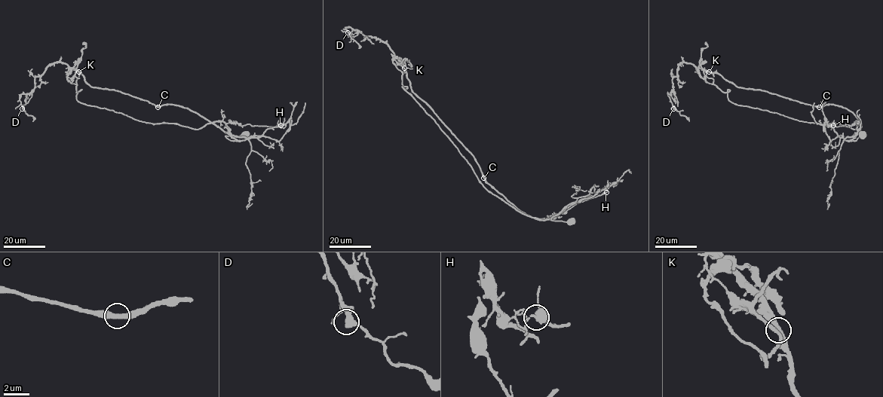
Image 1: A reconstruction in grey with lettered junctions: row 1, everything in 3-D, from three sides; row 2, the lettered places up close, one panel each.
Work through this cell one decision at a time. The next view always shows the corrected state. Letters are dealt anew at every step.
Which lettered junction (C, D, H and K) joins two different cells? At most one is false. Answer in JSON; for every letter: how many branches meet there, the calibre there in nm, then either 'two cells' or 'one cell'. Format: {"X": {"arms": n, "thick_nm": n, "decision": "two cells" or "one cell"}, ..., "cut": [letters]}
{"C": {"arms": 2, "thick_nm": 400, "decision": "one cell"}, "D": {"arms": 2, "thick_nm": 420, "decision": "one cell"}, "H": {"arms": 2, "thick_nm": 400, "decision": "two cells"}, "K": {"arms": 2, "thick_nm": 360, "decision": "one cell"}, "cut": ["H"]}

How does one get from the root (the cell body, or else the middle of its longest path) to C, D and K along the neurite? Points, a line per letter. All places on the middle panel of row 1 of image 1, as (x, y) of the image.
C: (570, 222), (551, 219), (562, 211), (546, 219), (535, 219), (525, 214), (483, 178)
D: (570, 222), (551, 219), (562, 211), (538, 219), (515, 208), (412, 90), (391, 49), (357, 29), (347, 32)
K: (570, 222), (551, 219), (562, 211), (535, 219), (495, 190), (473, 156), (412, 90), (404, 68)

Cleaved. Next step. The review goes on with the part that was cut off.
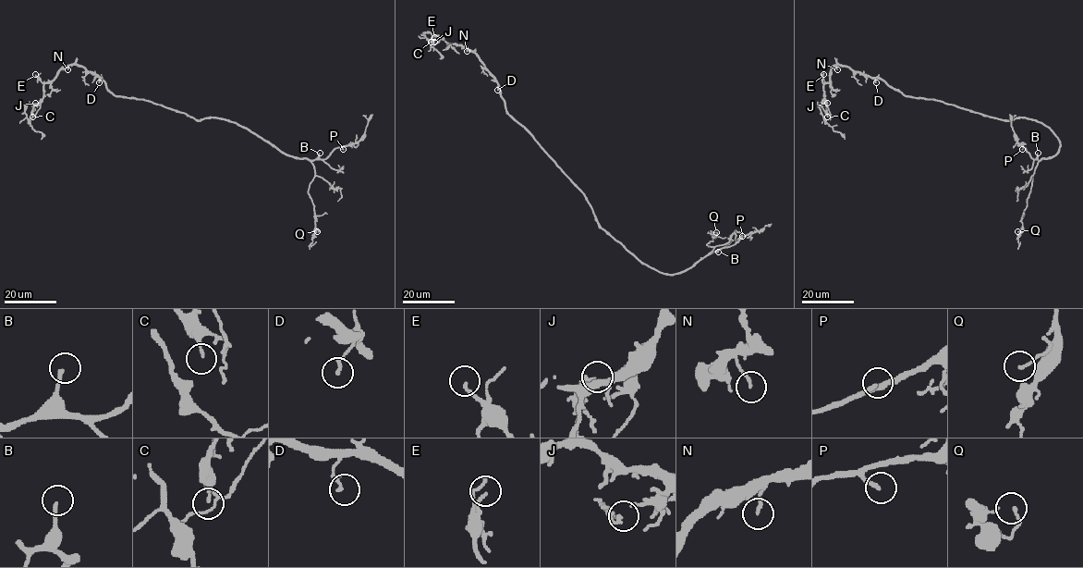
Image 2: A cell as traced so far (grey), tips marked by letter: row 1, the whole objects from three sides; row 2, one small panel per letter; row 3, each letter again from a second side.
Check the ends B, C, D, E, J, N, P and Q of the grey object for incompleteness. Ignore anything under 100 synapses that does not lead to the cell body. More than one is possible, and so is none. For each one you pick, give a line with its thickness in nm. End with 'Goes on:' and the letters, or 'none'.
B: 150 nm thick
Goes on: B

